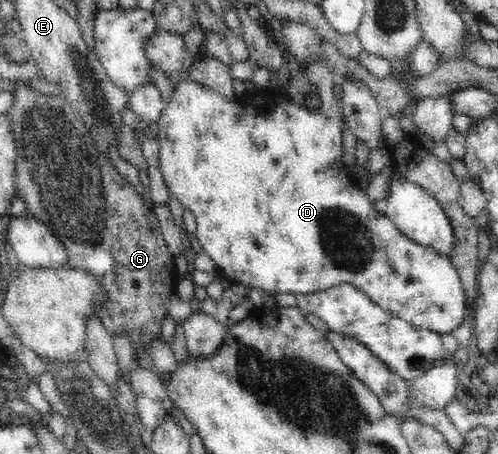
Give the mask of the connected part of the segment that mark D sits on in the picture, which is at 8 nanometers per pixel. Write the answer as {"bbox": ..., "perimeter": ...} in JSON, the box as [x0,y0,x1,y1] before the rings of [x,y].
{"bbox":[158,63,466,334],"perimeter":[[[302,63],[297,69],[289,69],[289,81],[286,88],[295,81],[295,76],[303,74],[308,81],[317,88],[321,96],[321,107],[316,110],[309,110],[299,104],[277,105],[273,113],[269,113],[265,107],[265,101],[261,101],[261,95],[255,95],[255,105],[251,109],[251,95],[243,95],[237,101],[229,102],[219,93],[210,88],[201,86],[187,79],[186,82],[177,82],[177,89],[171,95],[166,108],[159,118],[158,135],[159,140],[159,170],[165,178],[168,190],[183,205],[185,210],[191,211],[196,217],[196,238],[202,249],[210,256],[216,265],[217,272],[230,282],[242,283],[252,288],[257,288],[269,293],[294,293],[295,295],[309,295],[319,293],[333,287],[334,285],[351,284],[366,293],[371,301],[384,311],[393,316],[407,321],[418,330],[429,330],[438,334],[452,333],[453,329],[461,323],[466,313],[465,292],[452,261],[429,246],[421,246],[401,233],[401,230],[387,219],[382,208],[374,204],[366,196],[366,192],[360,188],[360,180],[347,170],[343,160],[343,120],[341,120],[342,102],[335,97],[333,87],[337,81],[325,63]]]}

